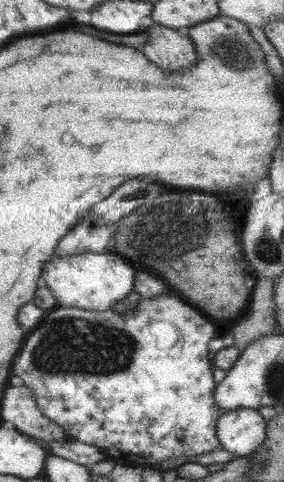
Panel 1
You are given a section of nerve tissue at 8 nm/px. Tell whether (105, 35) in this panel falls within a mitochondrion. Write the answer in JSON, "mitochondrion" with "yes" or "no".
{"mitochondrion":"no"}

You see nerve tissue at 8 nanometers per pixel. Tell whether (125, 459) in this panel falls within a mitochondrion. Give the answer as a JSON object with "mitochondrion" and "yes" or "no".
{"mitochondrion":"no"}

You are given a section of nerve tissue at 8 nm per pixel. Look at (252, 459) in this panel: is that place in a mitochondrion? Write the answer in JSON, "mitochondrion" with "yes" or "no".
{"mitochondrion":"no"}

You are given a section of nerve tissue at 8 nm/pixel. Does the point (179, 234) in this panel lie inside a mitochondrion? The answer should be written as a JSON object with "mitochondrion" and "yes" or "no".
{"mitochondrion":"yes"}

